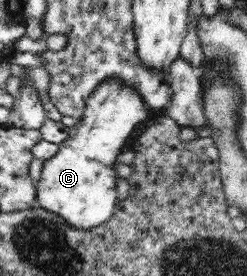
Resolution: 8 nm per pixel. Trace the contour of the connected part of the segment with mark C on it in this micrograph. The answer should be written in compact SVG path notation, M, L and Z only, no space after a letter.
M115 77L100 81L85 100L85 109L77 125L70 127L68 138L59 145L58 152L44 162L41 179L36 185L40 206L63 217L70 225L79 229L89 229L107 221L118 203L117 178L119 175L115 171L115 165L119 163L121 149L125 149L135 129L141 127L150 116L149 106L133 86Z

